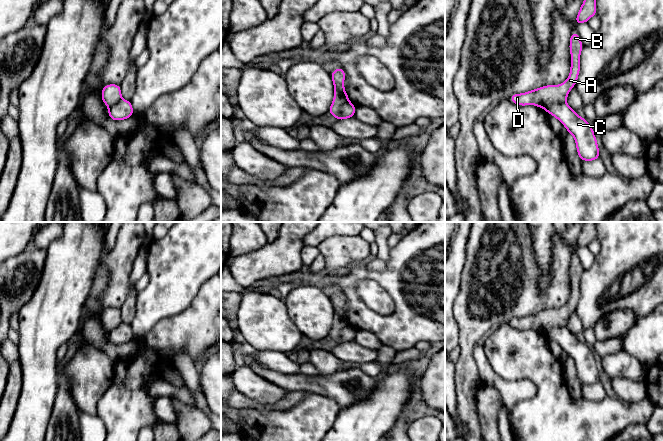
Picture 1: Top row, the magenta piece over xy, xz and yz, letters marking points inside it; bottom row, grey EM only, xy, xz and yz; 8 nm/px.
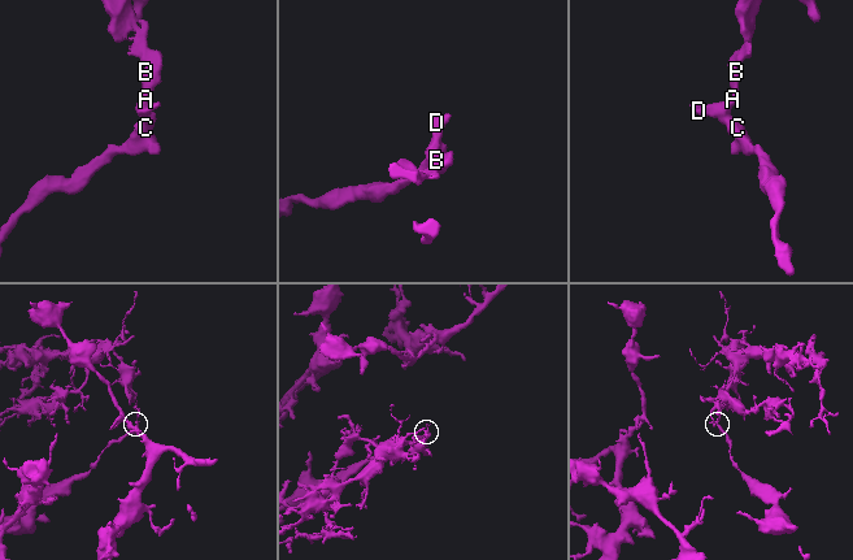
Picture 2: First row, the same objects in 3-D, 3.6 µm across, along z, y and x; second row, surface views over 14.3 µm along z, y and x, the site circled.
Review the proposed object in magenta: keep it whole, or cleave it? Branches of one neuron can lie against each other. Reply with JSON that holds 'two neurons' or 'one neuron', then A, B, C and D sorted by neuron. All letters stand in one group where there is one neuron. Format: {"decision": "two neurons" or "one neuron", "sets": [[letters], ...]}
{"decision": "two neurons", "sets": [["A", "B", "D"], ["C"]]}

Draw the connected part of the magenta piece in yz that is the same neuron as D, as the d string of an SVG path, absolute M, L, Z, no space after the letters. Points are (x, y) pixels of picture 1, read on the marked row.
M573 31L569 44L571 67L567 80L560 85L546 85L525 93L513 94L509 99L520 106L535 105L546 111L553 103L565 103L570 90L576 85L578 79L582 48L583 44L579 35Z

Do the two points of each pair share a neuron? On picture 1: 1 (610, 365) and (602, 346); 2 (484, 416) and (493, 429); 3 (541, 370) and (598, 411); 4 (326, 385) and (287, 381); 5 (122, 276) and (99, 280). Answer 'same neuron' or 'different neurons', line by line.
1: different neurons
2: same neuron
3: same neuron
4: same neuron
5: different neurons

